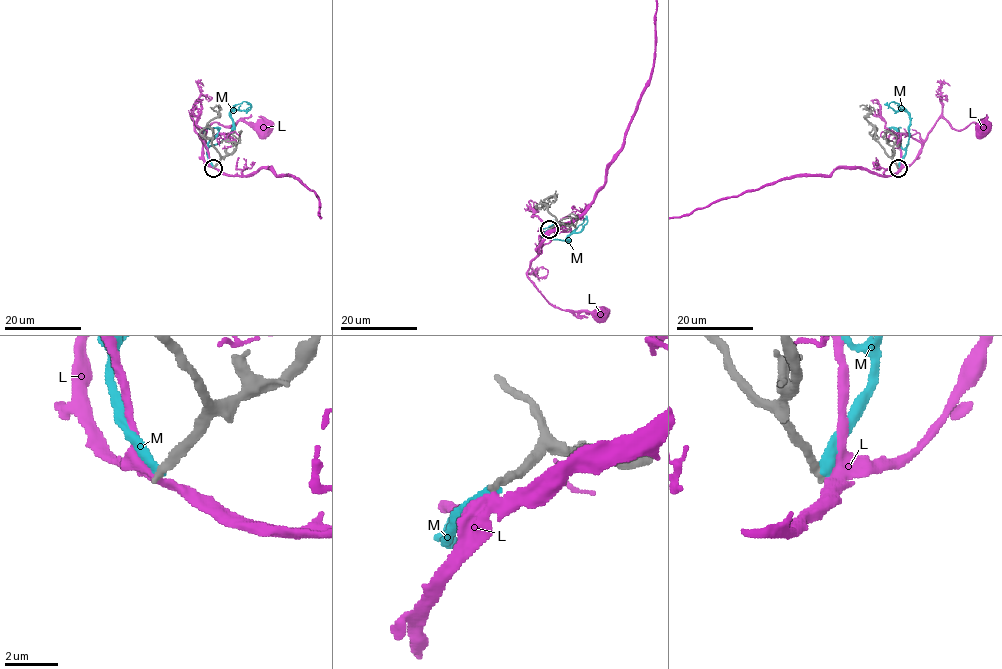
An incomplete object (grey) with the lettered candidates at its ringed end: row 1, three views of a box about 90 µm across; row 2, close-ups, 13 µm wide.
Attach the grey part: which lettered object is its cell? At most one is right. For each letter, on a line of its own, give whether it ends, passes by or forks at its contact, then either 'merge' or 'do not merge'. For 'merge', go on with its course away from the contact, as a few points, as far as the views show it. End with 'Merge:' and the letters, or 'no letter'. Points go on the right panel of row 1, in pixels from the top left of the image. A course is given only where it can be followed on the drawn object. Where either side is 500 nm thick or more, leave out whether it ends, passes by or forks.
L: it passes by | do not merge
M: it ends | do not merge
Merge: no letter

